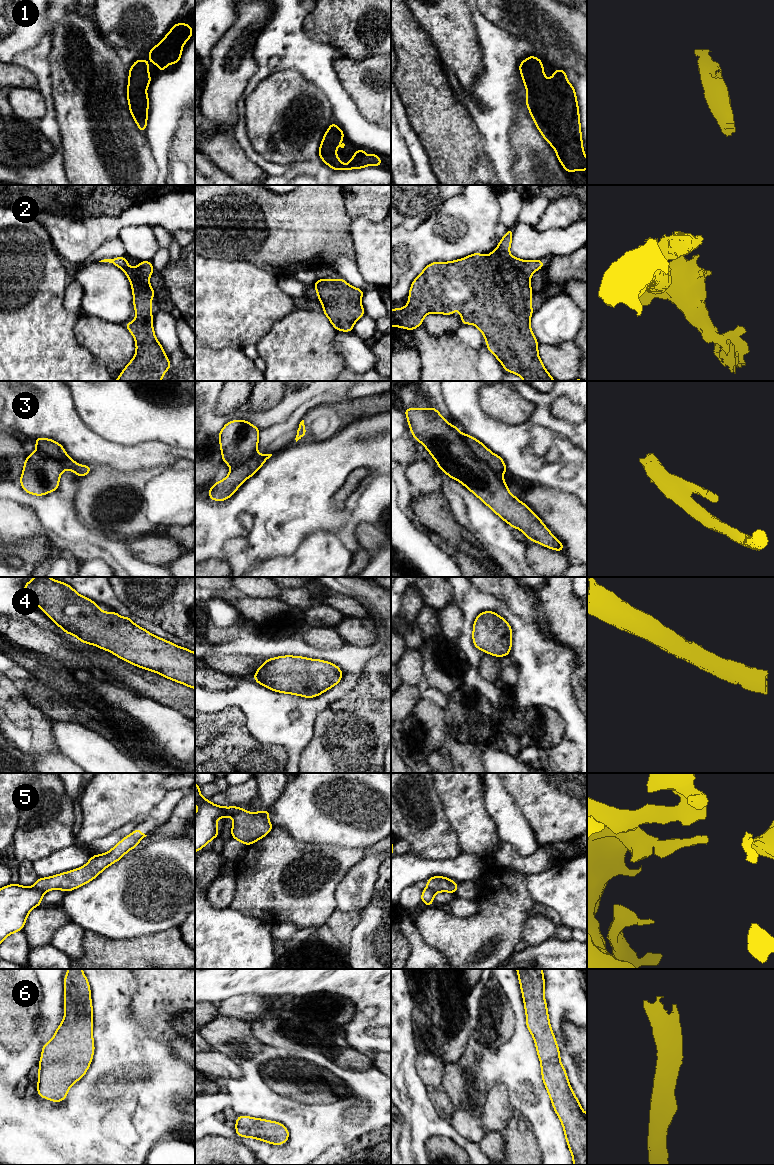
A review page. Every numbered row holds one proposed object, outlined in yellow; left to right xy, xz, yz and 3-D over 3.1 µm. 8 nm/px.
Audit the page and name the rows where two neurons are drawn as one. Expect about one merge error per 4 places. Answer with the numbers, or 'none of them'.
3, 5

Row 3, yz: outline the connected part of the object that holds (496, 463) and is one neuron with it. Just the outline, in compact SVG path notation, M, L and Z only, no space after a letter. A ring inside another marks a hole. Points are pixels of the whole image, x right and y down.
M460 433L464 443L481 460L485 461L489 467L497 474L503 475L507 472L504 460L492 453L483 443L473 438L471 435Z

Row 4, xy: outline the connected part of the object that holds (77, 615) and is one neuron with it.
M49 577L33 578L30 582L24 584L23 592L32 598L35 604L57 626L61 627L66 634L76 636L80 642L95 645L139 668L153 671L163 677L195 689L195 653L190 649L179 647L167 640L151 634L144 628L134 624L131 617L124 618L118 615L114 610L110 613L103 612L102 609L95 604L95 601L78 594L72 586Z

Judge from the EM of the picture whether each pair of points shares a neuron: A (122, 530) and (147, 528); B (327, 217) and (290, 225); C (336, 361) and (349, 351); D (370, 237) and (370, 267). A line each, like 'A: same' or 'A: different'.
A: same
B: same
C: different
D: same

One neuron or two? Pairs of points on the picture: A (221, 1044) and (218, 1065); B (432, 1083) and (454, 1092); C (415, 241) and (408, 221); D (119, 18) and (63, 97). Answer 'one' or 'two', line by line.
A: two
B: two
C: two
D: two

